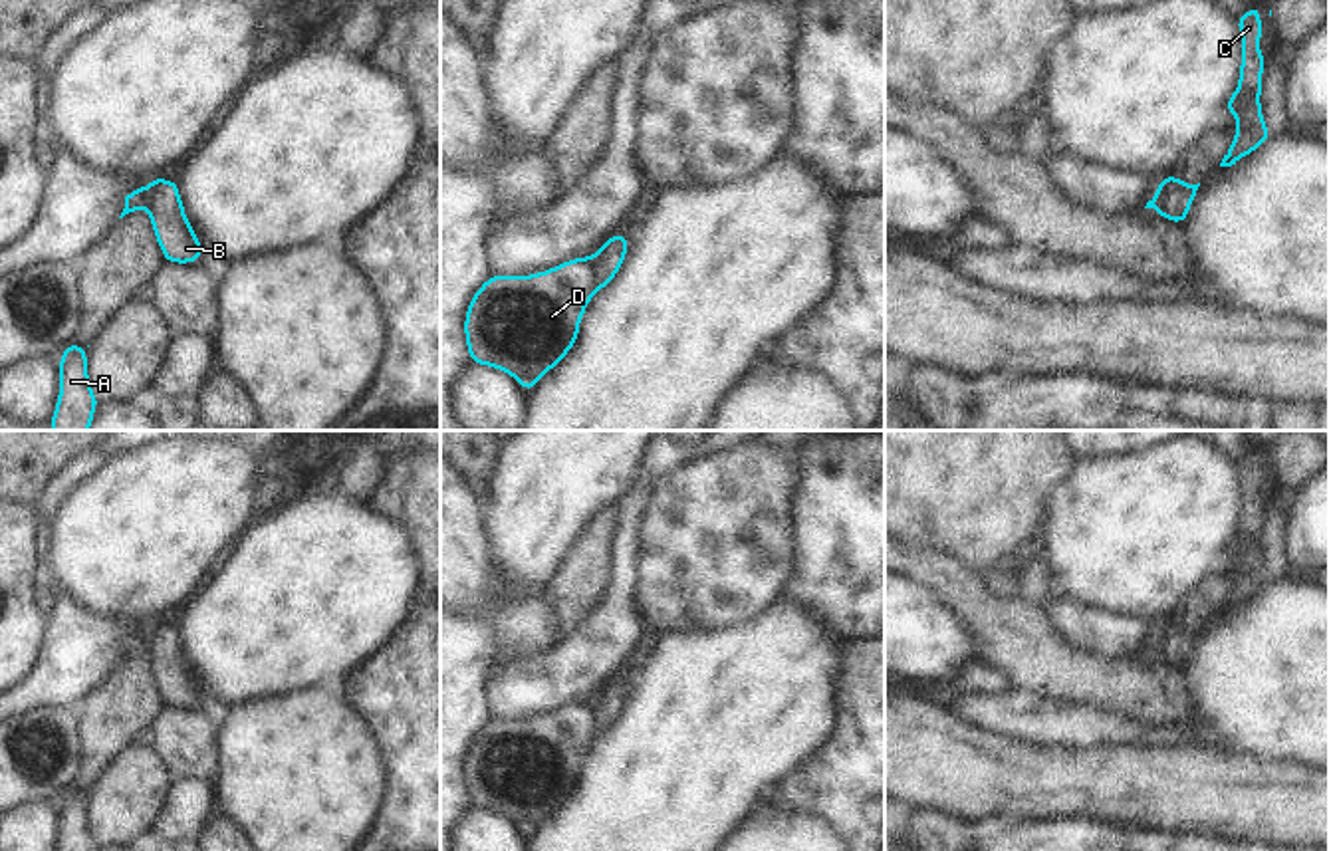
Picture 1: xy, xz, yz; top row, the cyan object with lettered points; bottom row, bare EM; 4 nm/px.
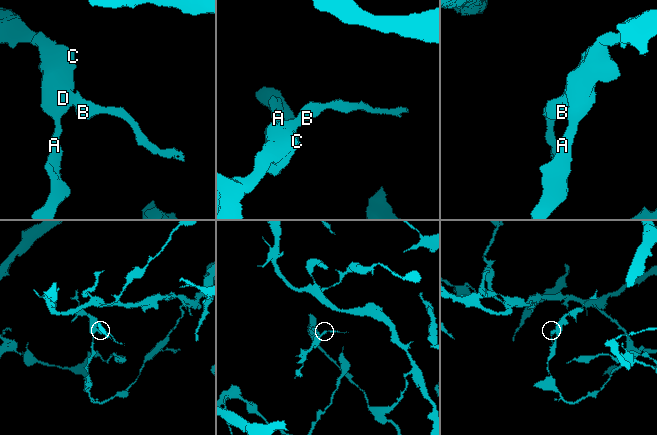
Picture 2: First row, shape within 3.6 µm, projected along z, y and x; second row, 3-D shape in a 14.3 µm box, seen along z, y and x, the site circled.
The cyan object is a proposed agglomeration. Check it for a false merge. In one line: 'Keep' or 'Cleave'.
Cleave.

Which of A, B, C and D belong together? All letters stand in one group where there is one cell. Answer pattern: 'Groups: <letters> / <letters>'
Groups: A C D / B.

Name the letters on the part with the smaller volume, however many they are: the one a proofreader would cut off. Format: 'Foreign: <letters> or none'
Foreign: B.

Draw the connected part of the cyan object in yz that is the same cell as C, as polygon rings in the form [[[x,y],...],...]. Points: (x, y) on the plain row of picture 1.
[[[1258,448],[1236,462],[1242,484],[1242,504],[1238,532],[1226,546],[1226,557],[1236,561],[1238,573],[1220,611],[1236,609],[1240,603],[1258,595],[1271,581],[1260,547],[1264,508],[1268,506],[1260,494],[1260,482],[1264,478],[1260,462],[1262,454]]]

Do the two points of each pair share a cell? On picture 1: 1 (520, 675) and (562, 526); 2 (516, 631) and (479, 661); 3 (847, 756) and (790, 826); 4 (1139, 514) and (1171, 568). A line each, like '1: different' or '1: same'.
1: different
2: different
3: different
4: same

